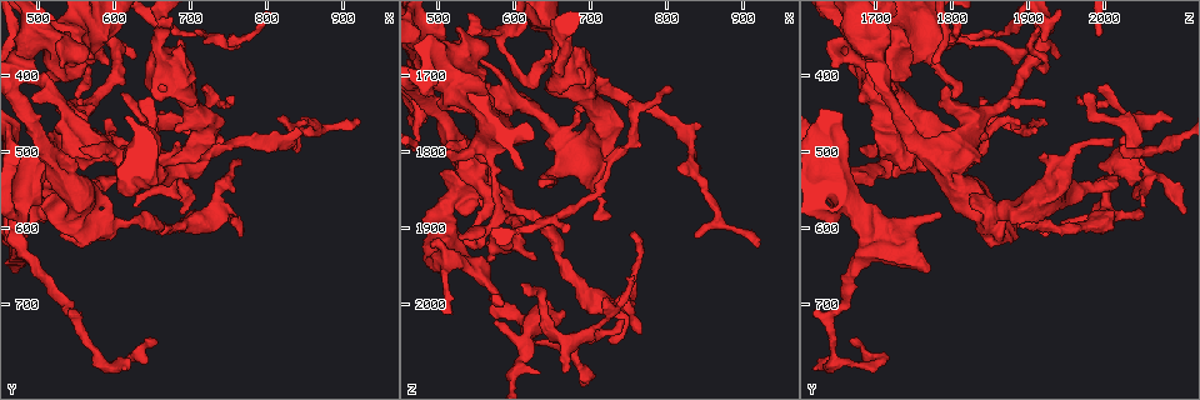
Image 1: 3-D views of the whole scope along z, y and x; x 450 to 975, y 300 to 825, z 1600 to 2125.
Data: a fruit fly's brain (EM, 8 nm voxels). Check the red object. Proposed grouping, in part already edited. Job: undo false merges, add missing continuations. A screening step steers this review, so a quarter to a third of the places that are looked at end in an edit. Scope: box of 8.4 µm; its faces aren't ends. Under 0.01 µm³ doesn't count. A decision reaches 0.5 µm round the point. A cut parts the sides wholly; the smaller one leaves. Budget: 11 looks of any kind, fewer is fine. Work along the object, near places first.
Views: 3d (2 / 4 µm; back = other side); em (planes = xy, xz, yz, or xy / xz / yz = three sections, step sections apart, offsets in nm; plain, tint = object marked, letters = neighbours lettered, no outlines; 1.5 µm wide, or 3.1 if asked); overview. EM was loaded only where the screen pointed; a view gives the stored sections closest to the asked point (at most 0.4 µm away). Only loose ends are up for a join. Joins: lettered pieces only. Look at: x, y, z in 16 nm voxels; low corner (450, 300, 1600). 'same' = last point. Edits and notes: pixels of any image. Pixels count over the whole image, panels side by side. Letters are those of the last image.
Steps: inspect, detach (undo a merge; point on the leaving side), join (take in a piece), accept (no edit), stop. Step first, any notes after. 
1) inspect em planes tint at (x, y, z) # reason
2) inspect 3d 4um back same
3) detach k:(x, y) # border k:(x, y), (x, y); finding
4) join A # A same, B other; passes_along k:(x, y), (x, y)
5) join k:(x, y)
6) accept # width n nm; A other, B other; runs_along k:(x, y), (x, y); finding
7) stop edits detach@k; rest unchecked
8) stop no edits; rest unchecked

inspect em planes letters at (710, 460, 1890) # free end

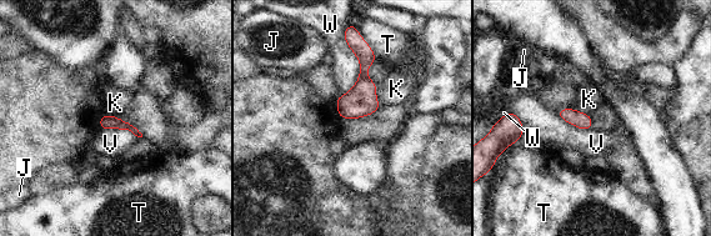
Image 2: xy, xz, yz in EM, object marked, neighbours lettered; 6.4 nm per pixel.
accept # J other, K other, T other, V other, W other; border 2:(376, 84), (376, 99), (381, 106); no lettered piece goes on from it

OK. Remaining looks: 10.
inspect em planes plain at (660, 460, 2085) # branch stops here

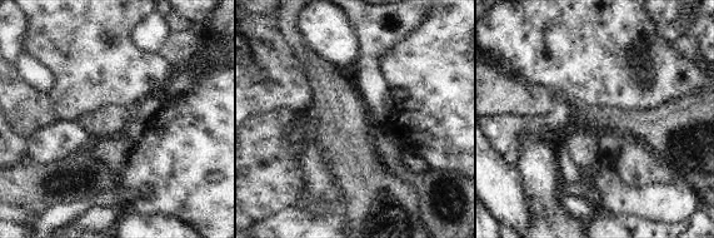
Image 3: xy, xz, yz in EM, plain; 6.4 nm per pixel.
inspect em planes tint same # where the object lies

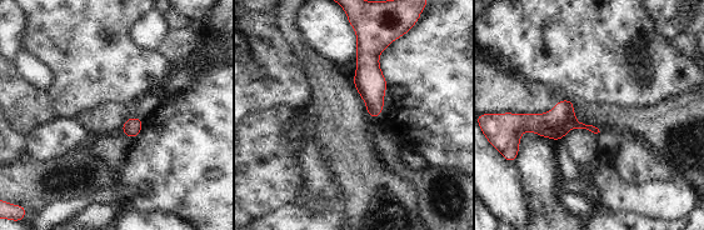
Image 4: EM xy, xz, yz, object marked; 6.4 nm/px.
inspect em planes letters same

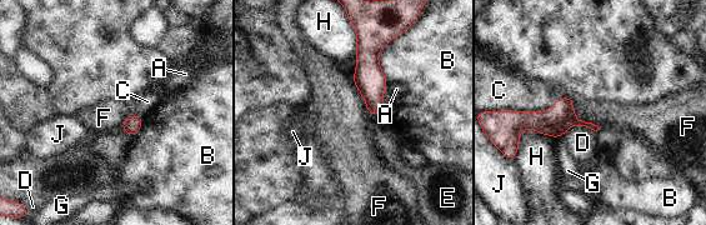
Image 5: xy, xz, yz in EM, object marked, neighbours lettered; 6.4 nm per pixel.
accept # A other, B other, C other, D other, E other, F other, G other, H other, J other; none of them fits

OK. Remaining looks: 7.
inspect 3d 4um at (835, 480, 1915) # an open end

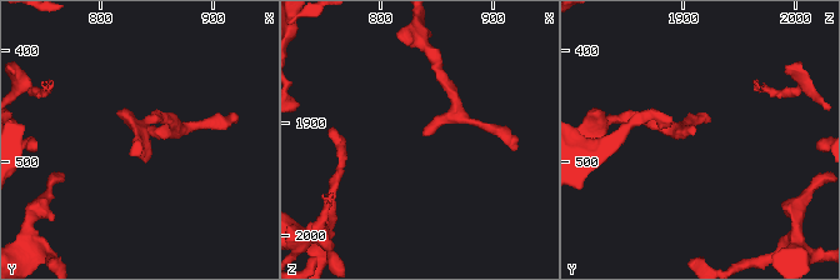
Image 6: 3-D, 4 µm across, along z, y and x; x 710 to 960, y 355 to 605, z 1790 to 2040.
inspect em xy step 8 letters at (836, 474, 1908) # now the EM

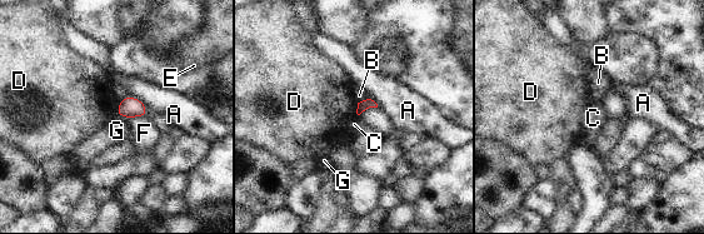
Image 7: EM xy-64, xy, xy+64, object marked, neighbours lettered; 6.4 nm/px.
inspect em planes letters same # another direction

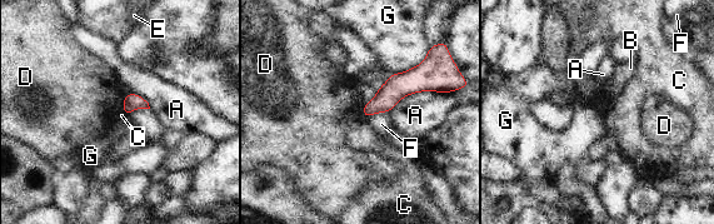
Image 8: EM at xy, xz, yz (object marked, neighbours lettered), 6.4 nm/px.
accept # A other, B other, C other, D other, E other, F other, G other; no lettered piece goes on from it

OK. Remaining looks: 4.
inspect em planes letters at (510, 560, 1825)

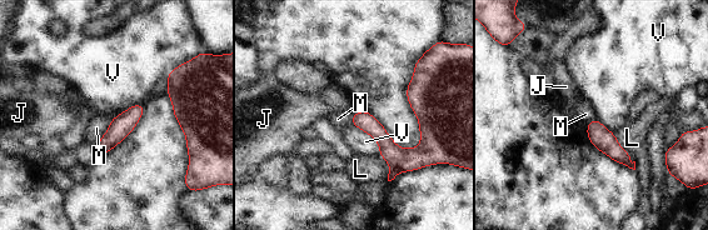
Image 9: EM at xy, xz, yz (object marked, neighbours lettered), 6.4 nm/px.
accept # longest_contact V 280 nm; J other, L other, M other, V other; border 9:(113, 118), (108, 130), (95, 145); no lettered piece goes on from it

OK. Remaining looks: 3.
stop no edits; rest unchecked

